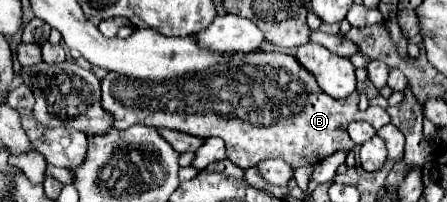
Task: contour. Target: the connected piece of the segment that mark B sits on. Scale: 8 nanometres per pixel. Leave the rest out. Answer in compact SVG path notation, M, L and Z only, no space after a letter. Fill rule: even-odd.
M248 52L234 56L226 66L218 70L208 70L202 74L190 74L186 78L168 78L166 82L150 82L150 80L134 80L122 74L108 72L102 78L102 106L110 114L114 114L114 128L126 130L132 124L144 124L154 128L172 128L198 138L218 136L226 142L226 156L240 168L252 168L260 160L280 158L292 170L302 166L316 166L324 158L332 156L338 150L352 150L354 142L350 140L346 128L354 121L366 121L375 130L390 122L390 116L380 106L370 106L366 112L358 108L358 94L354 92L350 98L334 100L314 80L304 66L292 54L278 52Z

